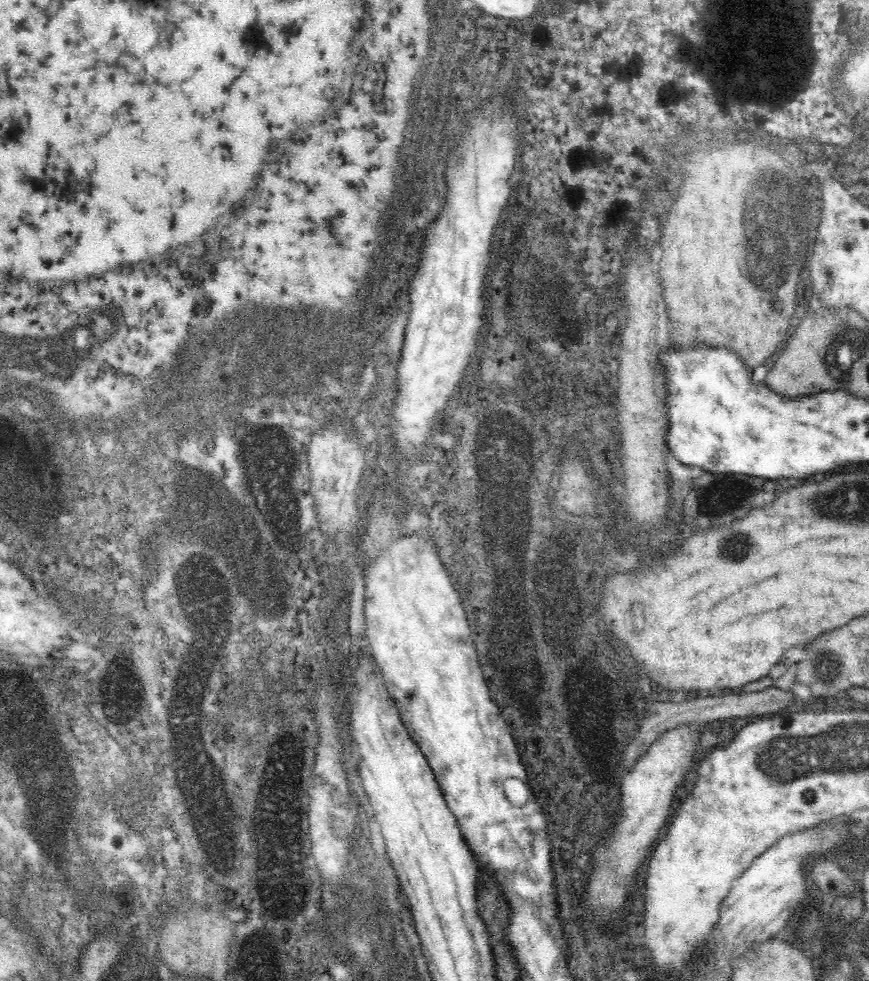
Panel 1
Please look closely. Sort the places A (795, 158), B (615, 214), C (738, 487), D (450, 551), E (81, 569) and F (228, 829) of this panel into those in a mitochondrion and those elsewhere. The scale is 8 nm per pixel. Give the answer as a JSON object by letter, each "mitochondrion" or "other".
{"A":"mitochondrion","B":"other","C":"other","D":"other","E":"mitochondrion","F":"mitochondrion"}

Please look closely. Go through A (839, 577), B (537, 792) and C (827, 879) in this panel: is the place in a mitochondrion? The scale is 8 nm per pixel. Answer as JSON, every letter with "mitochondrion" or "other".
{"A":"other","B":"other","C":"mitochondrion"}

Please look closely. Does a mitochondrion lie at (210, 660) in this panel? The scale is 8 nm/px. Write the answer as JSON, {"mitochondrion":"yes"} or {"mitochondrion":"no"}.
{"mitochondrion":"yes"}

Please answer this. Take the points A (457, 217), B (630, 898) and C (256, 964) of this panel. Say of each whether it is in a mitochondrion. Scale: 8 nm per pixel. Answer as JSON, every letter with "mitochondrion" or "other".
{"A":"other","B":"other","C":"mitochondrion"}

